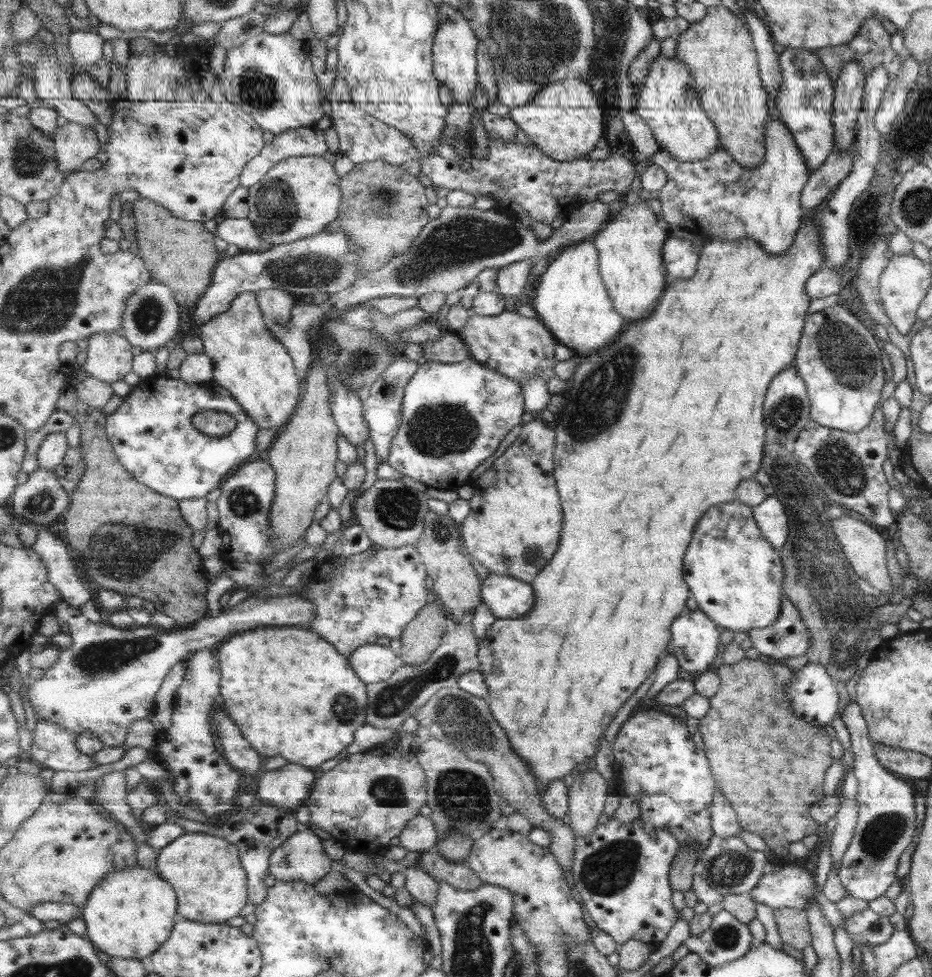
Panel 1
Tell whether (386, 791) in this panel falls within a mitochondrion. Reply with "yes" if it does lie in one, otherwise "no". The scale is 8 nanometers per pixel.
yes

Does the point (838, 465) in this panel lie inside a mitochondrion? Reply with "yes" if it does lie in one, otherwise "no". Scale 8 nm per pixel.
yes

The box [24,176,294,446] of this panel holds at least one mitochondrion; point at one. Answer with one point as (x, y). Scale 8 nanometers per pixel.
(148, 313)

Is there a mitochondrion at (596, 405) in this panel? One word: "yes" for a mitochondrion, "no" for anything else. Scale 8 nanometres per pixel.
yes

